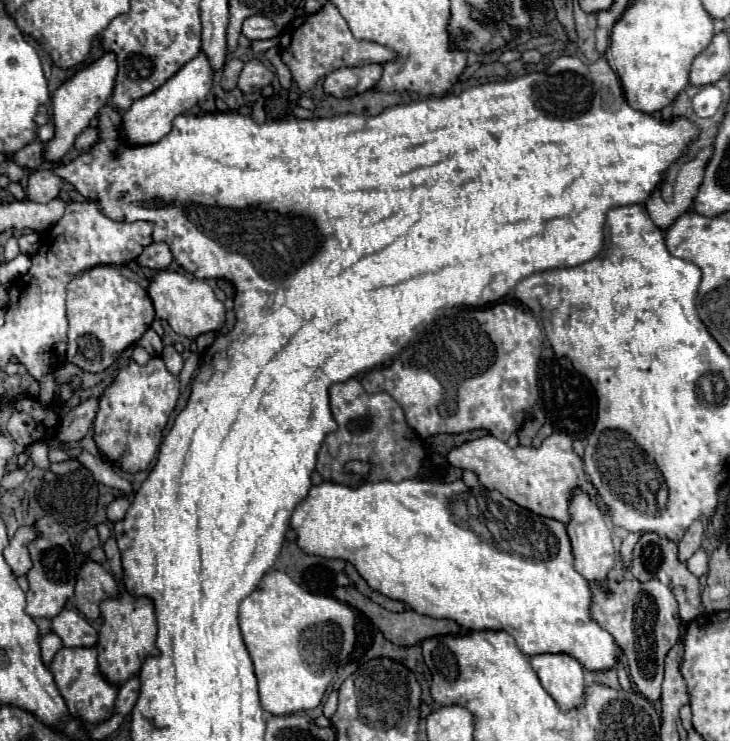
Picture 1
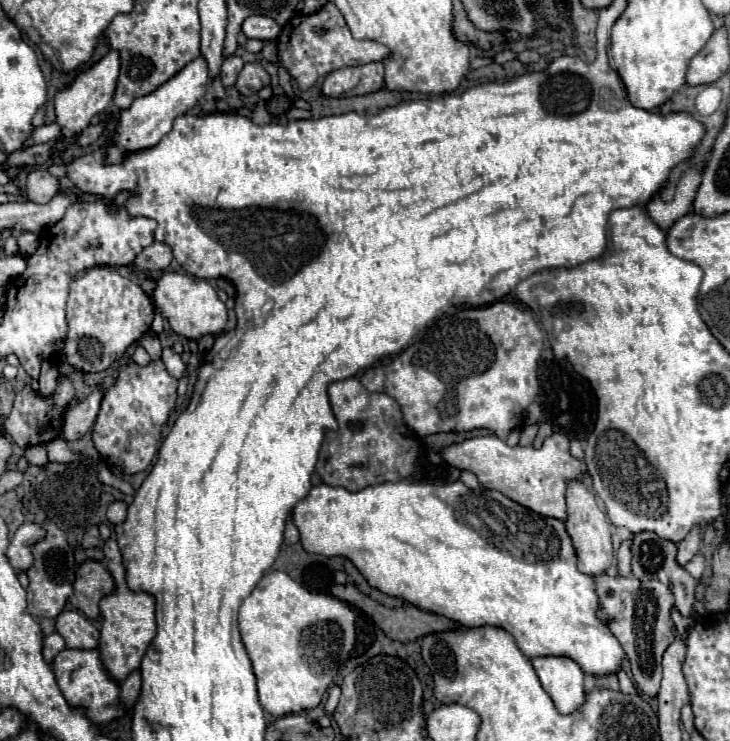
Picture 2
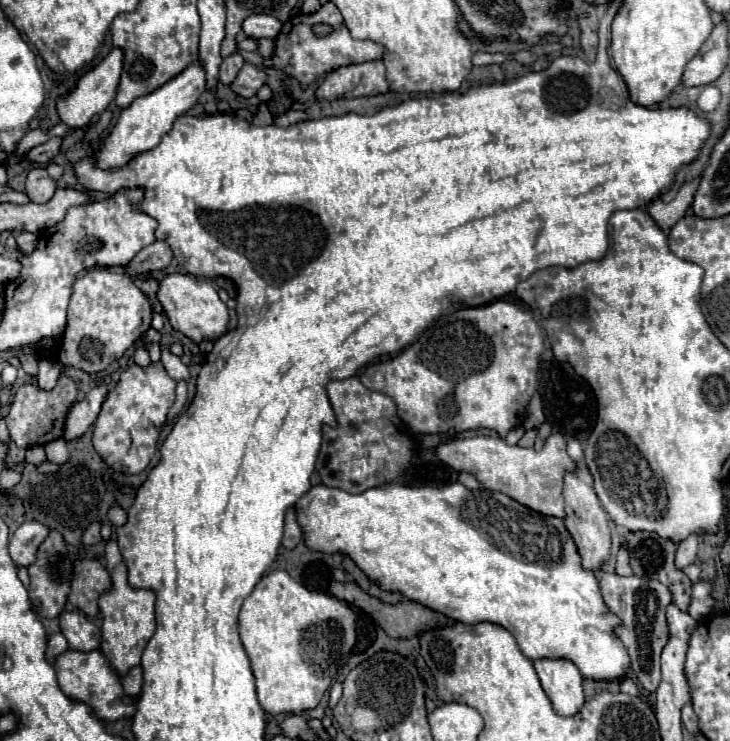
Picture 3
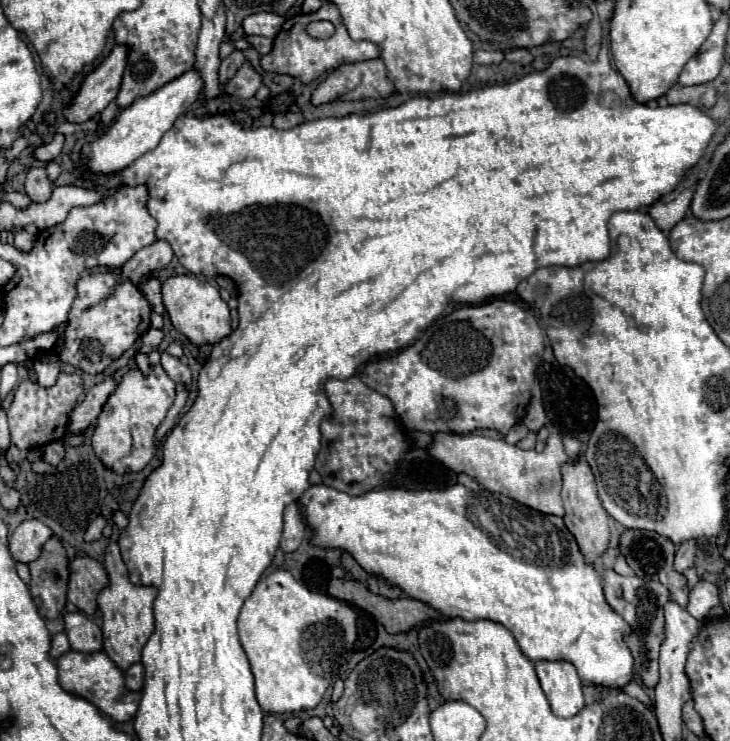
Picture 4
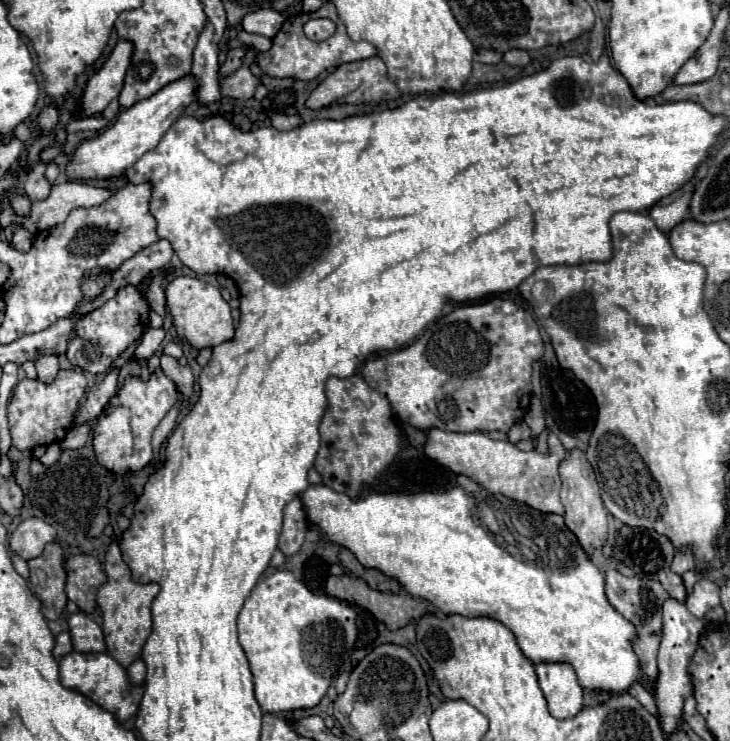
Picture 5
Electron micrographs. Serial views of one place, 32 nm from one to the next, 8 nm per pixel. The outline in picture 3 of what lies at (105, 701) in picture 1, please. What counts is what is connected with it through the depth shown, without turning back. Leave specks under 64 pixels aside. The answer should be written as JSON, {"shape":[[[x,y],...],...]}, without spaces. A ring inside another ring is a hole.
{"shape":[[[66,650],[62,652],[56,662],[54,662],[56,678],[62,688],[62,692],[74,700],[74,702],[84,702],[92,708],[92,714],[102,720],[102,722],[116,722],[120,718],[128,718],[134,714],[134,706],[138,698],[130,702],[130,698],[124,696],[122,684],[118,682],[118,676],[112,672],[108,662],[104,660],[102,652],[92,650],[92,652],[78,652],[78,650]]]}

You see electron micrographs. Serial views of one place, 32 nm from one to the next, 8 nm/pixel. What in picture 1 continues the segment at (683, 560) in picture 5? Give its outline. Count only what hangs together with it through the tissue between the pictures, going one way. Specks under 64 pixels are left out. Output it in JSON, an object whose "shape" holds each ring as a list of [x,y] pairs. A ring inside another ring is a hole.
{"shape":[[[700,518],[690,524],[690,528],[686,530],[684,538],[678,542],[678,546],[680,546],[680,560],[688,560],[700,548],[702,538],[704,538],[704,526],[706,526],[706,522],[700,520]]]}

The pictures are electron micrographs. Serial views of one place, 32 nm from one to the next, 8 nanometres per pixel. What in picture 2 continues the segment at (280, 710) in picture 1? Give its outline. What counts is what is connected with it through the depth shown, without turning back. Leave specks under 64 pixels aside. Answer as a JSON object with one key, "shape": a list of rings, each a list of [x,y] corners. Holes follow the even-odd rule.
{"shape":[[[272,570],[258,582],[254,592],[242,602],[238,622],[240,622],[242,642],[248,650],[258,680],[260,704],[270,716],[296,714],[302,710],[316,708],[320,704],[326,688],[330,686],[330,682],[338,672],[336,660],[342,658],[336,656],[344,656],[344,660],[348,660],[346,656],[354,648],[356,642],[354,618],[356,618],[354,610],[346,602],[340,602],[334,596],[306,590],[298,582],[294,582],[286,572]]]}

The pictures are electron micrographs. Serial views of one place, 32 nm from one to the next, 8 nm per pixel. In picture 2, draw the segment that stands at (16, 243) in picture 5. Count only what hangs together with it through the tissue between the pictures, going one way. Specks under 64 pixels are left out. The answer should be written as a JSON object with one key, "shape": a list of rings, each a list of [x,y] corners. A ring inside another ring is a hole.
{"shape":[[[22,232],[16,240],[20,246],[20,254],[34,254],[38,248],[38,236],[32,232]]]}

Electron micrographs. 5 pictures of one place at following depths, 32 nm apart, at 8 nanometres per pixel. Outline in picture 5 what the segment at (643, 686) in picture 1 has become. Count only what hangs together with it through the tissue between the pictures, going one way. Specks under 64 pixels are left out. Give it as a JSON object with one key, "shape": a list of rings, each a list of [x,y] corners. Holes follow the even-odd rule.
{"shape":[[[608,568],[604,574],[606,574],[606,598],[608,598],[608,602],[614,606],[616,612],[620,612],[638,630],[636,640],[632,642],[632,648],[634,648],[634,654],[638,656],[640,668],[644,672],[644,680],[648,682],[648,686],[652,686],[658,678],[656,656],[658,656],[658,646],[662,640],[662,604],[668,598],[668,592],[656,580],[628,578],[628,576],[622,576],[620,572],[616,572],[614,568]]]}

